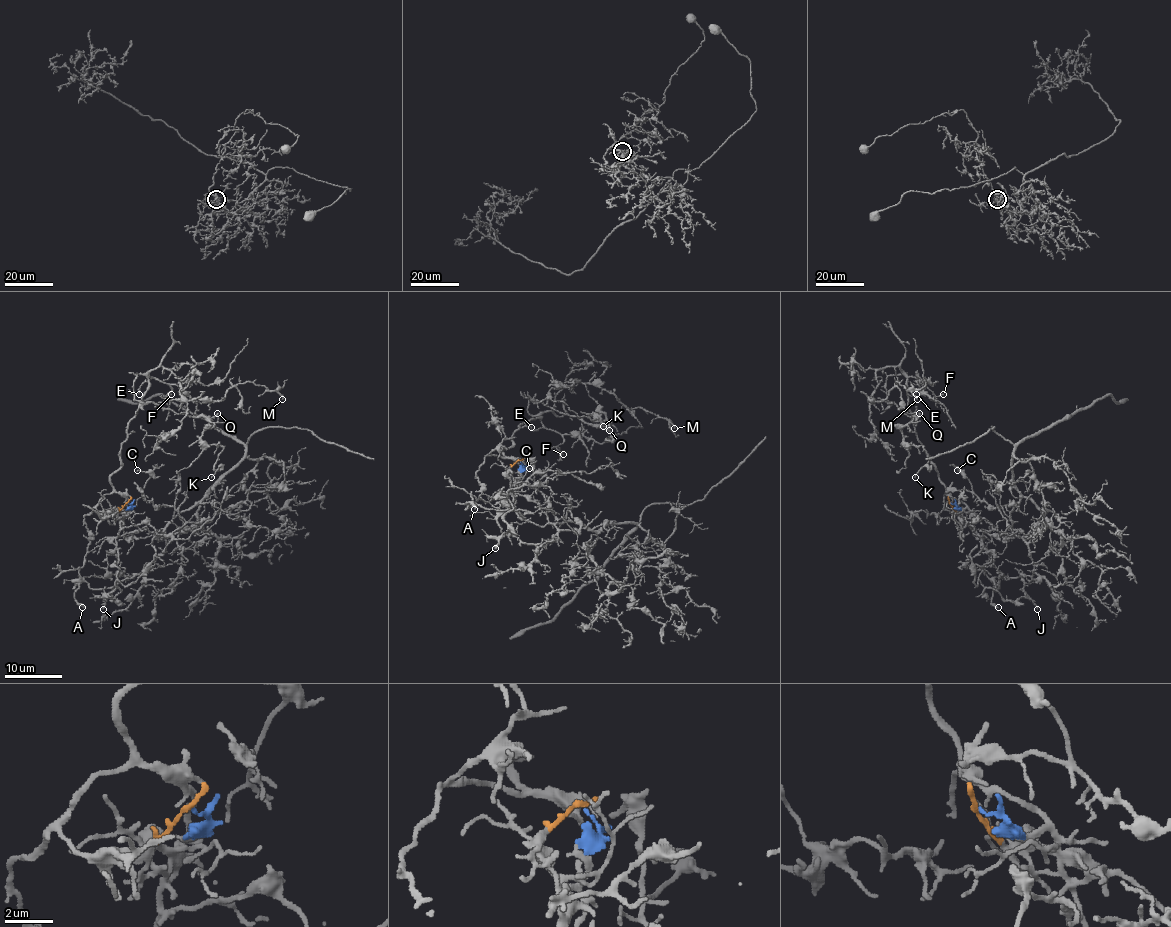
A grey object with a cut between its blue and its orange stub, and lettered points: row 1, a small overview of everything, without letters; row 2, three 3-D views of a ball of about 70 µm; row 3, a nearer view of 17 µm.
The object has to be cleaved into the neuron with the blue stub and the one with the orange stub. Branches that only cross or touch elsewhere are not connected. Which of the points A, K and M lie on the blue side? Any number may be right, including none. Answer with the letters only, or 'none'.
A, K, M

